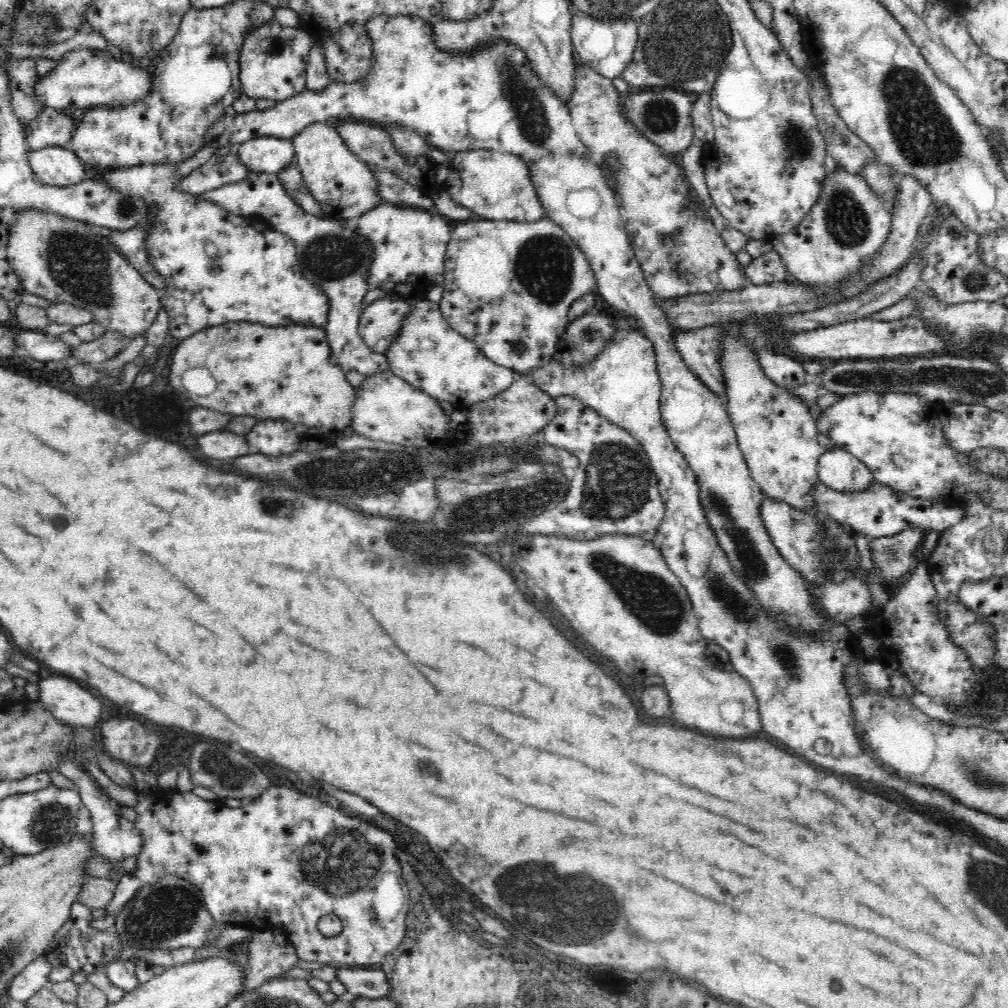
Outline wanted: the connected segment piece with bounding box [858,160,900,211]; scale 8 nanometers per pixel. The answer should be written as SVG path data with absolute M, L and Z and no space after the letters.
M876 160L865 164L858 173L866 178L868 187L881 198L886 209L891 211L896 204L900 184L900 179L892 173L892 167Z

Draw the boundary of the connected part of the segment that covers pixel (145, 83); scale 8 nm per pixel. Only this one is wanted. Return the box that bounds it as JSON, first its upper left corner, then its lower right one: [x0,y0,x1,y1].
[34,48,152,111]

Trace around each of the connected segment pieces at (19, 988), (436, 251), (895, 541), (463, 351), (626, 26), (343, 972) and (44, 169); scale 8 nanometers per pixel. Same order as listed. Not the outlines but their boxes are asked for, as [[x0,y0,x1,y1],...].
[[6,954,53,1001],[355,201,452,288],[869,528,929,586],[385,298,515,408],[571,10,639,78],[336,966,390,998],[27,146,88,186]]

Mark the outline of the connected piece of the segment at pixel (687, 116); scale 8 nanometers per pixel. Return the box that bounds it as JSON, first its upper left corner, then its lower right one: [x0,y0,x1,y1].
[622,89,695,154]

